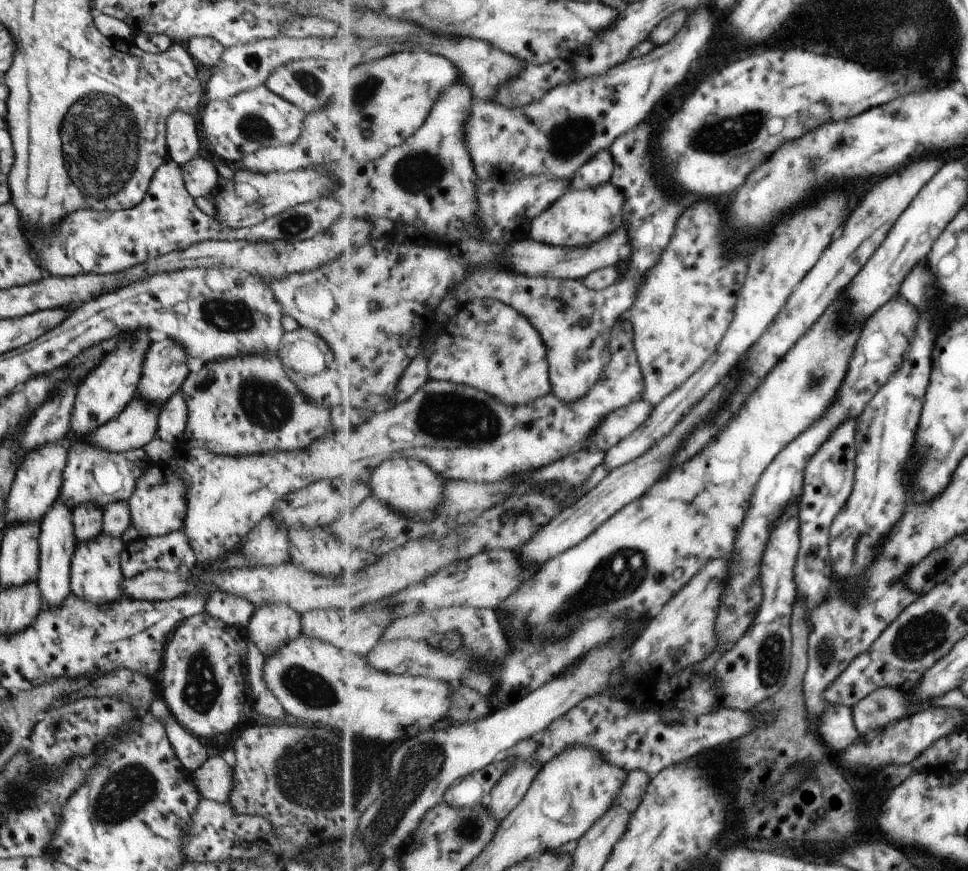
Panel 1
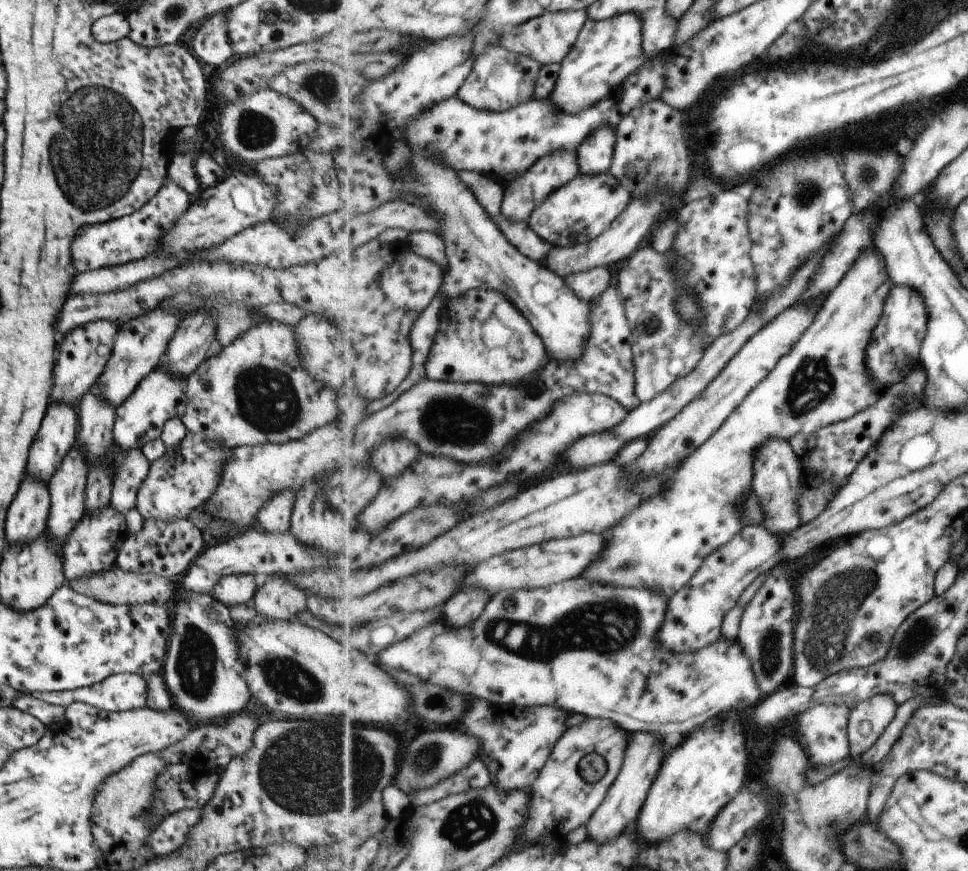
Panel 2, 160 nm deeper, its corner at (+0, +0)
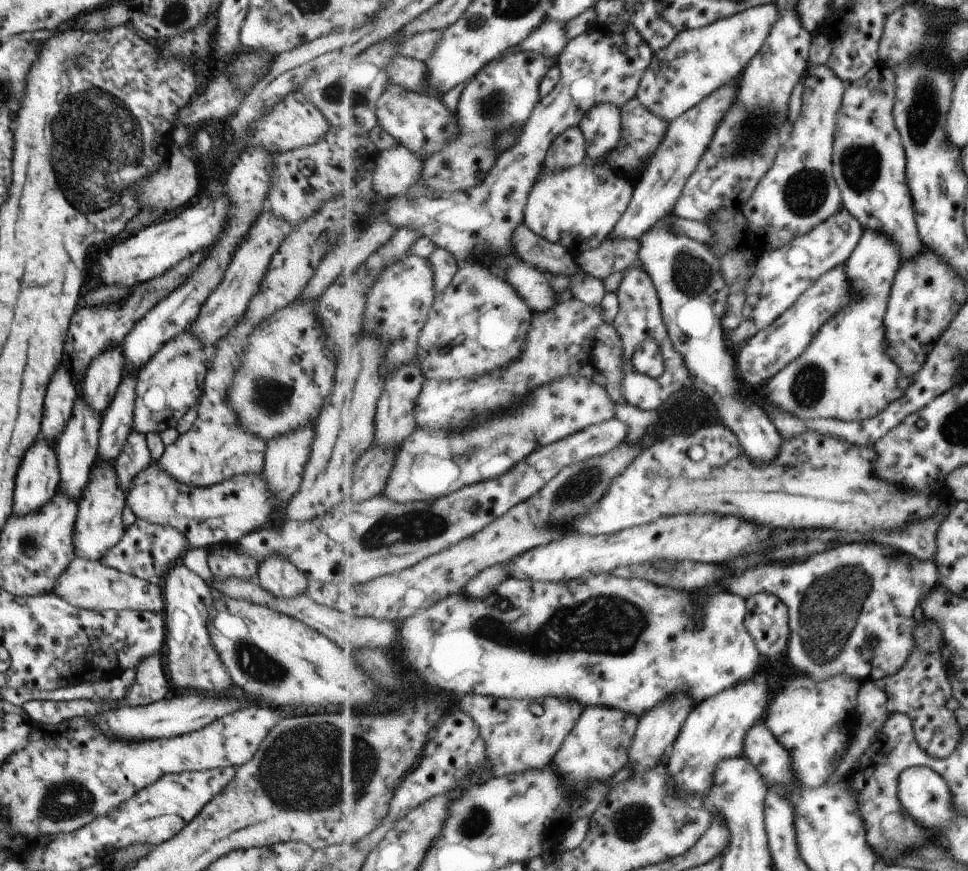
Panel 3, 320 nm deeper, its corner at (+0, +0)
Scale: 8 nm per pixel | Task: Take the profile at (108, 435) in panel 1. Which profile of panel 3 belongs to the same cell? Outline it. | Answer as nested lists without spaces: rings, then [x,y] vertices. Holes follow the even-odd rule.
[[[187,328],[164,342],[136,374],[132,430],[147,434],[174,428],[177,420],[193,408],[201,396],[201,382],[208,369],[209,357],[208,351]]]

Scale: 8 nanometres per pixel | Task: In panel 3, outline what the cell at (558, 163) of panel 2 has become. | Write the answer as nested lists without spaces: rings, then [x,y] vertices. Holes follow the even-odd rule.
[[[580,125],[572,126],[571,130],[561,133],[551,145],[547,153],[545,166],[551,168],[571,168],[587,162],[586,138]]]

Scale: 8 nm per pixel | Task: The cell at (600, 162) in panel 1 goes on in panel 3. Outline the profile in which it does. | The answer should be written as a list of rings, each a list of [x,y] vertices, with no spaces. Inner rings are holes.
[[[603,103],[588,110],[580,122],[586,138],[587,162],[597,164],[607,158],[622,139],[622,110],[611,103]]]

